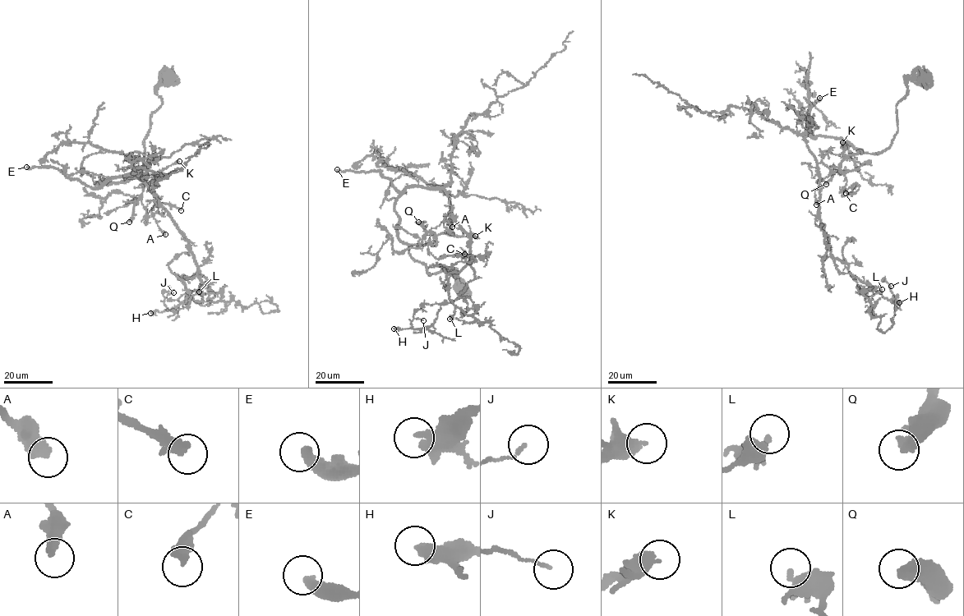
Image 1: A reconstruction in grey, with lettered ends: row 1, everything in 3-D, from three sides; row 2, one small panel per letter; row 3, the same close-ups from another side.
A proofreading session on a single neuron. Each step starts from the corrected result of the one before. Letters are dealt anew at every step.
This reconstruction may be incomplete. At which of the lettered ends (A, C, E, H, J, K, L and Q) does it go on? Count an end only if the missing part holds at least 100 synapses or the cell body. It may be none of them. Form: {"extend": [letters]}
{"extend": ["E", "Q"]}

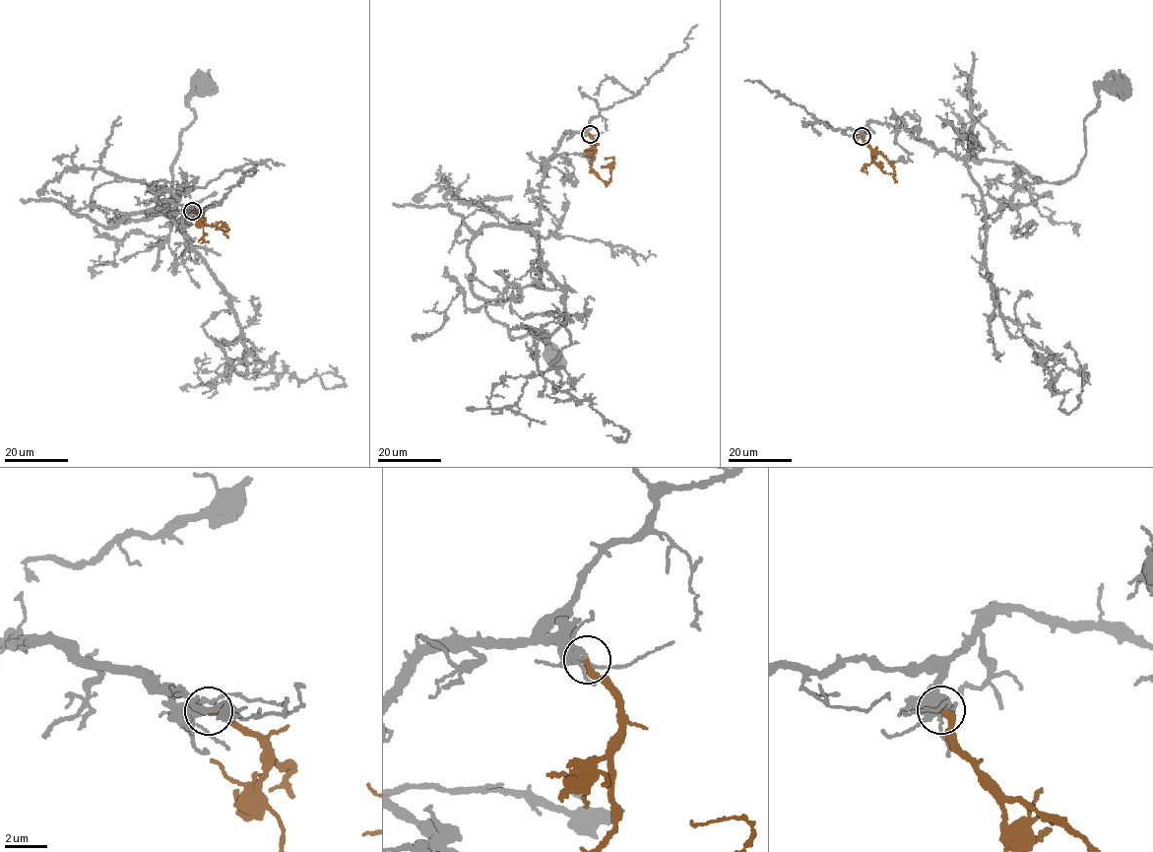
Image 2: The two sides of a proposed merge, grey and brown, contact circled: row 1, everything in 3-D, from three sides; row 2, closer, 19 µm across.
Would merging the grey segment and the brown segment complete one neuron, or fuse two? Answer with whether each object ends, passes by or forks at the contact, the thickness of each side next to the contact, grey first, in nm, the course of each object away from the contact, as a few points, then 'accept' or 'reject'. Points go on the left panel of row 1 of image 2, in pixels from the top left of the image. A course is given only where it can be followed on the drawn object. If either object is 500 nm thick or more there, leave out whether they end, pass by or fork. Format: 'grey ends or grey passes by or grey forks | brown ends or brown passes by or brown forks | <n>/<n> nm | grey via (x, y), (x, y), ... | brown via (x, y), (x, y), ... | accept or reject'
grey passes by | brown ends | 300/320 nm | grey via (192, 211), (159, 200), (169, 211), (109, 221), (170, 203), (189, 98), (204, 86) | brown via (192, 211), (204, 218), (206, 224), (227, 231), (225, 224), (216, 222) | accept

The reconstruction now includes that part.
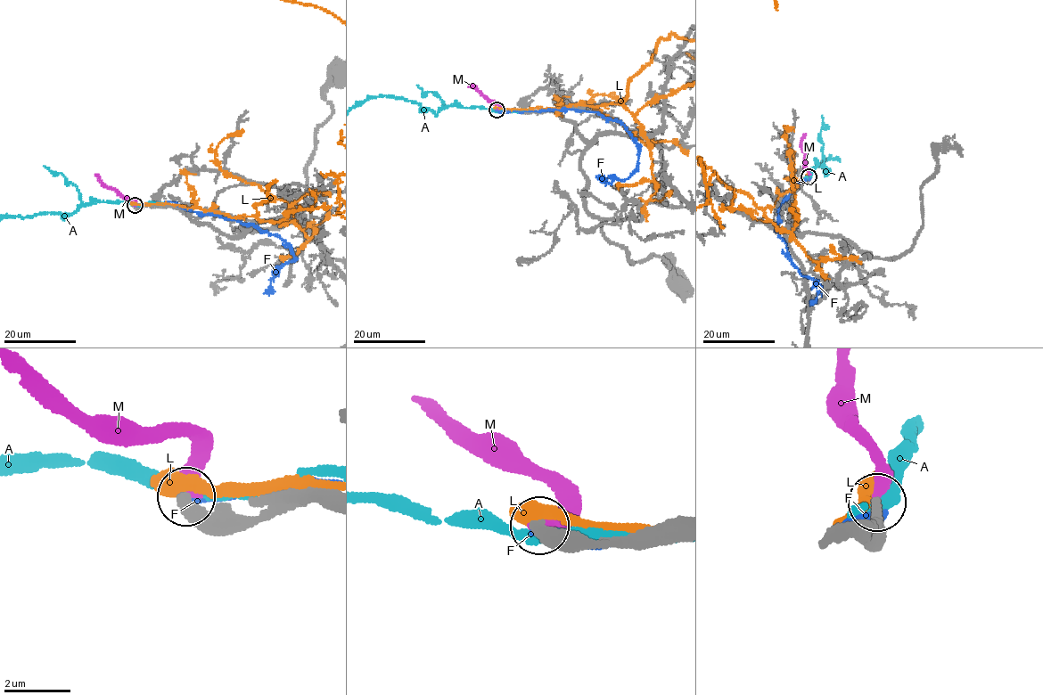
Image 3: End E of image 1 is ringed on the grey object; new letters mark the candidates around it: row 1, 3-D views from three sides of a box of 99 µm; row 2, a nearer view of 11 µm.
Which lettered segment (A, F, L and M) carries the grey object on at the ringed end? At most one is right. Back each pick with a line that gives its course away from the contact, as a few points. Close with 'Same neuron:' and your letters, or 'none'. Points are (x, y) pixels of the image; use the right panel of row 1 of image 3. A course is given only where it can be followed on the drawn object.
M: it runs (808, 176), (801, 144), (806, 133)
Same neuron: M

